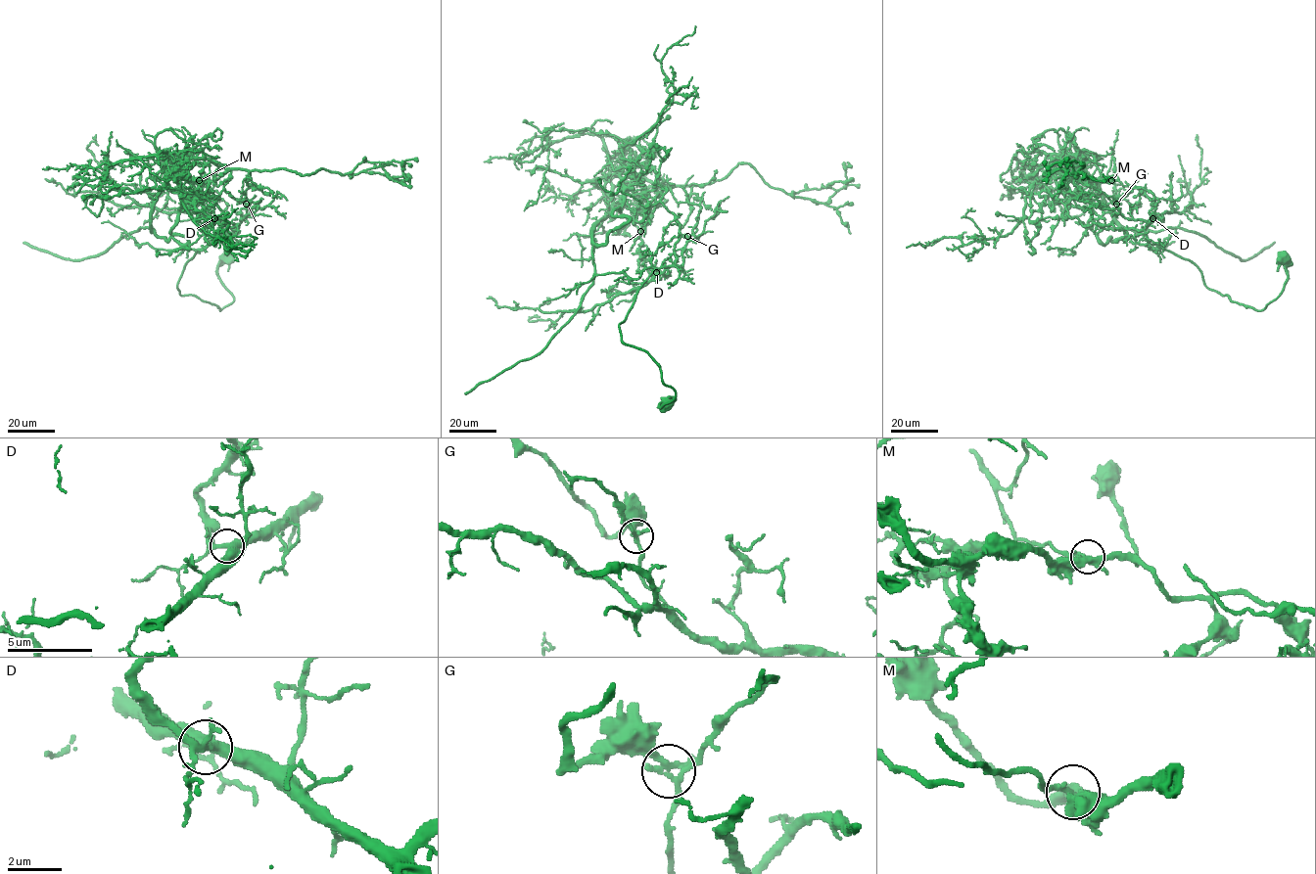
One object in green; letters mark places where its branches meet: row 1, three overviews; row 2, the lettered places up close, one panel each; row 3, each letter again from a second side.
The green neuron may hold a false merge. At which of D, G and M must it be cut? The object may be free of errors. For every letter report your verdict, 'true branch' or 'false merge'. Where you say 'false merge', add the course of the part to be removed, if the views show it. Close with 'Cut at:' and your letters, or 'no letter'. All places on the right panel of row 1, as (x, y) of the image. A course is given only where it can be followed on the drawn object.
D: true branch
G: false merge; foreign part runs (1116, 204), (1125, 217), (1147, 221), (1144, 228), (1082, 224), (1043, 191), (1009, 188), (1012, 198), (1001, 200)
M: true branch
Cut at: G

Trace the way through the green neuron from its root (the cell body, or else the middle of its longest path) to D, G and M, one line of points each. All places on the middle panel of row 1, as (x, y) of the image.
D: (667, 403), (659, 405), (676, 391), (659, 365), (626, 344), (619, 327), (648, 275), (675, 264), (656, 272)
G: (667, 403), (659, 405), (676, 391), (659, 365), (626, 344), (619, 325), (652, 272), (682, 266), (687, 236)
M: (667, 403), (676, 391), (659, 365), (619, 327), (676, 219), (666, 188), (642, 194), (640, 231)

